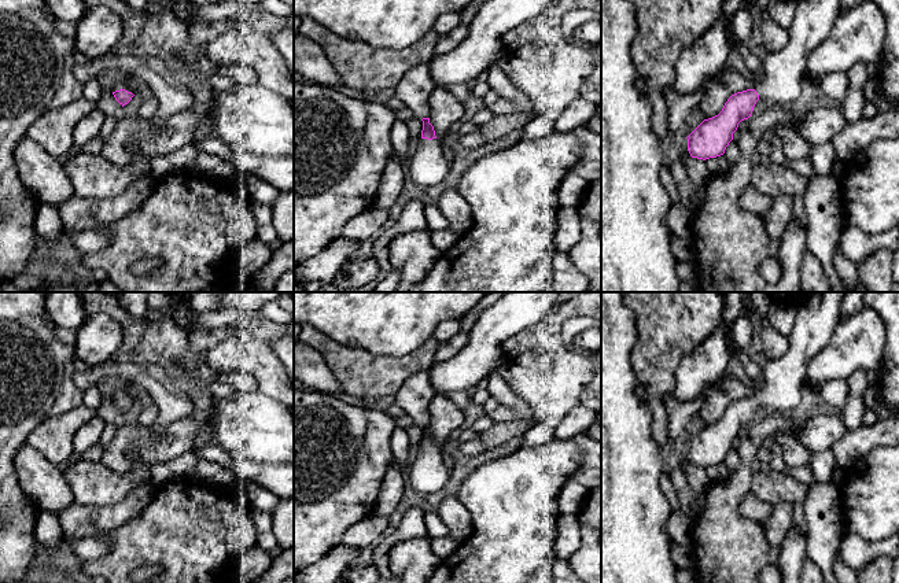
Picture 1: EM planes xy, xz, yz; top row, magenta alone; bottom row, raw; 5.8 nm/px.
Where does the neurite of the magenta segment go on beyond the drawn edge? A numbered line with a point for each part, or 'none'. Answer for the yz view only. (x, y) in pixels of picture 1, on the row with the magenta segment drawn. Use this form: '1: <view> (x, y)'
1: yz (780, 80)

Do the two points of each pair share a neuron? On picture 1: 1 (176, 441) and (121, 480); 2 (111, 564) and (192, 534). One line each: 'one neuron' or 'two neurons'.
1: two neurons
2: one neuron

